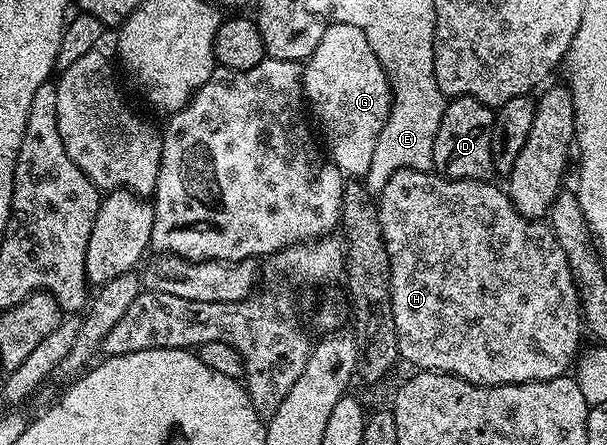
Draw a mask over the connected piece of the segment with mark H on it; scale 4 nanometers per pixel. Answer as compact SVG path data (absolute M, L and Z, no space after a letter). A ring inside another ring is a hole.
M404 169L395 171L387 184L383 185L376 204L391 268L391 312L395 316L398 355L417 366L413 368L418 371L436 370L439 374L454 374L476 386L510 386L520 382L546 382L560 378L574 365L579 354L577 345L581 342L581 330L583 334L583 315L577 284L567 264L567 256L563 248L559 248L559 240L555 240L552 228L544 221L524 218L513 207L508 193L493 184L489 180L476 182L462 178L442 178L440 174L428 170Z

